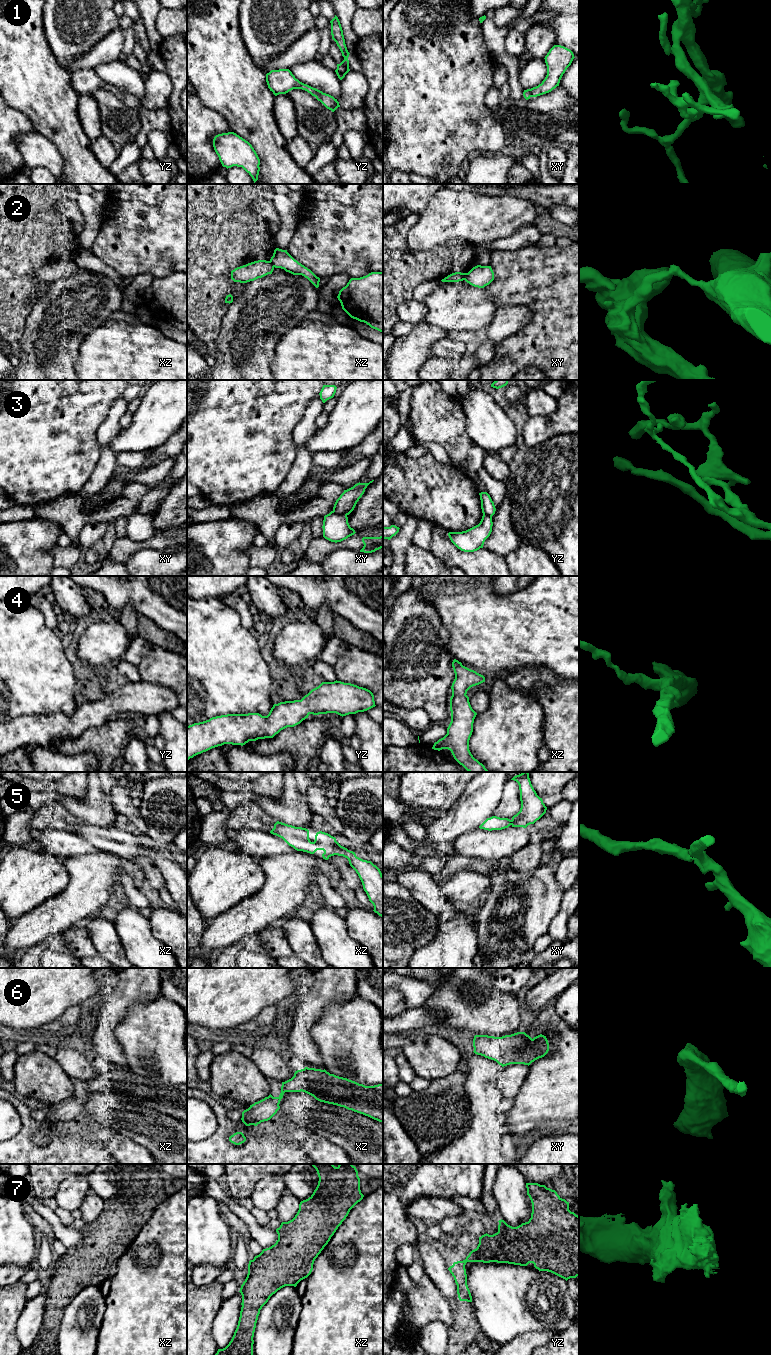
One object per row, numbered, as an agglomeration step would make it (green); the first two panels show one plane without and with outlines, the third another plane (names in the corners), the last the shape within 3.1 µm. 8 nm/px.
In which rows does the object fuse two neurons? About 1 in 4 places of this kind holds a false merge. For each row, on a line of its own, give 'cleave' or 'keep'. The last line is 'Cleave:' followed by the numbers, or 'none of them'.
1: keep
2: cleave
3: cleave
4: keep
5: keep
6: keep
7: keep
Cleave: 2, 3

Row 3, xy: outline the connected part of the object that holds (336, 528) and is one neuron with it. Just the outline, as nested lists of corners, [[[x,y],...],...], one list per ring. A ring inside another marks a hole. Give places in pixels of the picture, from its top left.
[[[331,511],[324,516],[323,537],[331,542],[341,542],[356,532],[350,527],[347,515]]]

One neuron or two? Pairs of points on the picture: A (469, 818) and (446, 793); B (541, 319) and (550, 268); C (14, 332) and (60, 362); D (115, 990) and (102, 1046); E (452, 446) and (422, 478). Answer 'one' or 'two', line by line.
A: two
B: one
C: two
D: one
E: two

